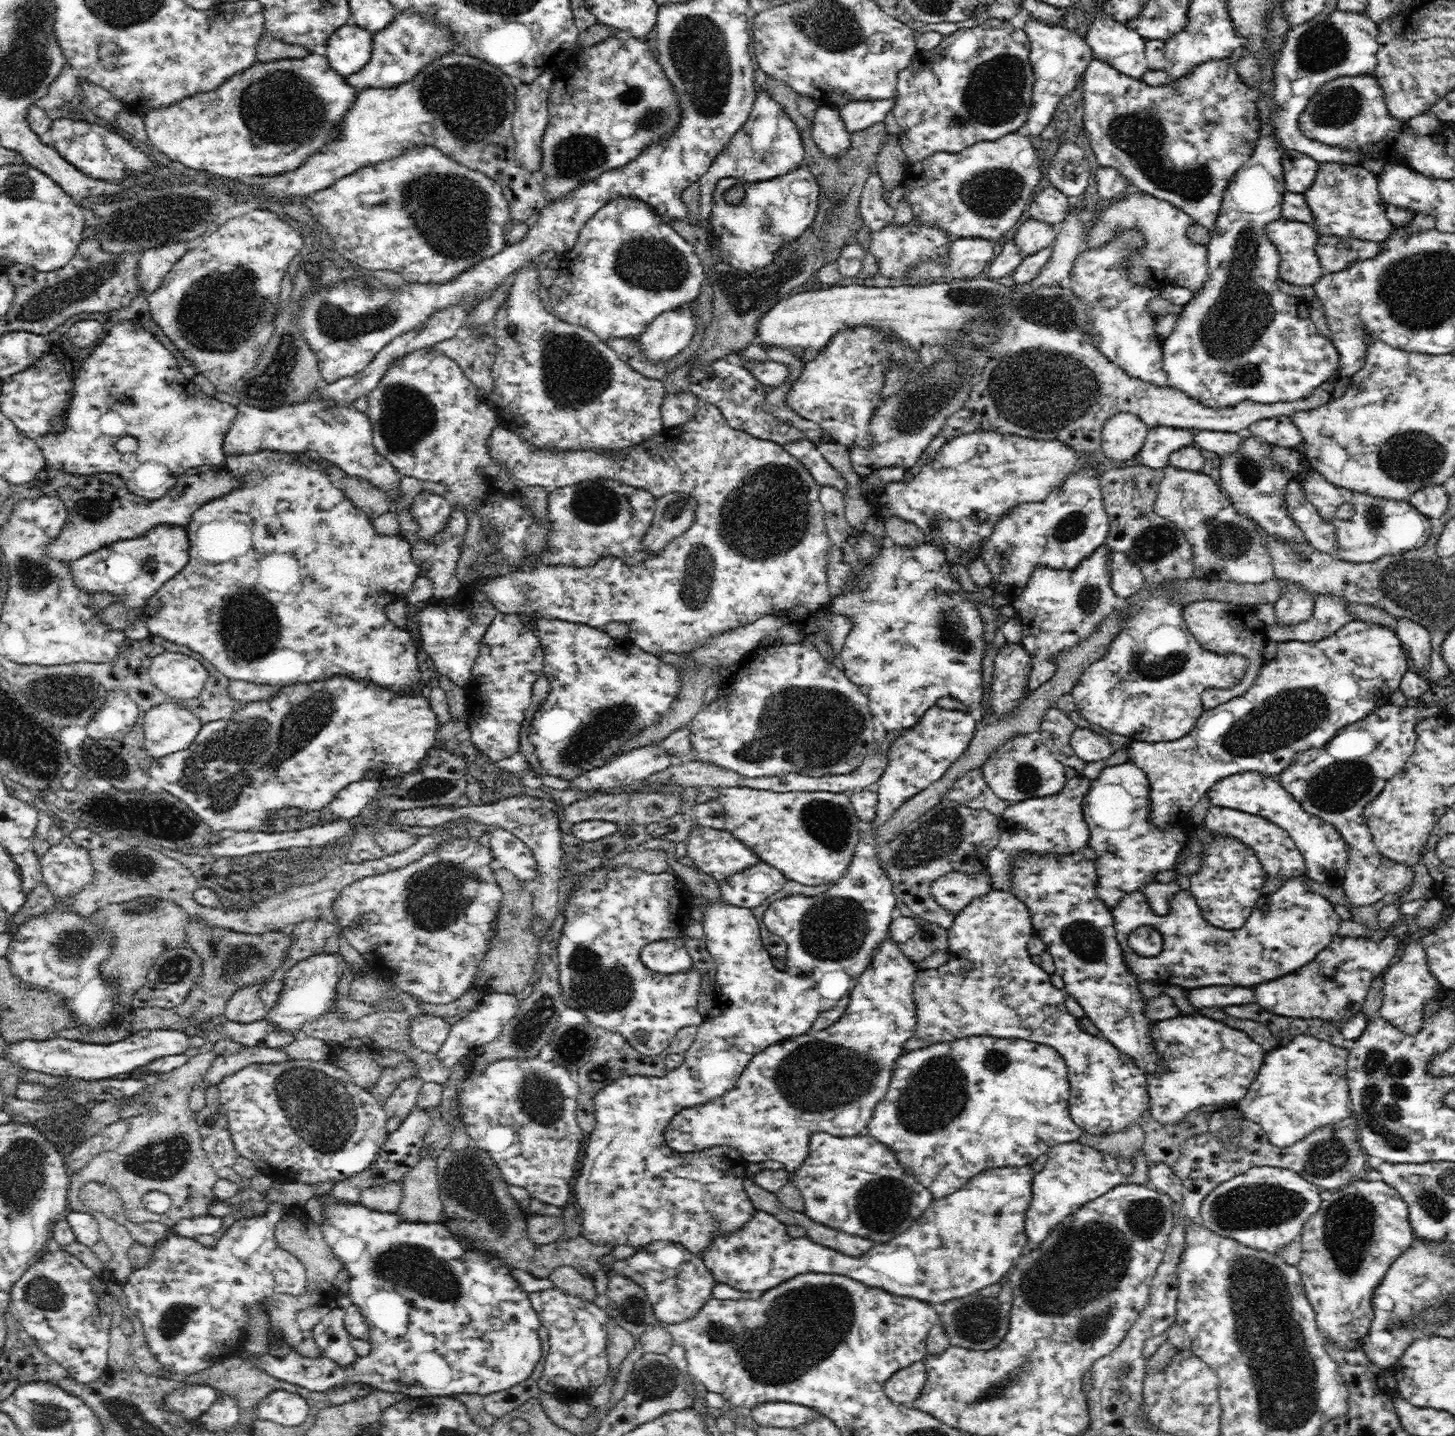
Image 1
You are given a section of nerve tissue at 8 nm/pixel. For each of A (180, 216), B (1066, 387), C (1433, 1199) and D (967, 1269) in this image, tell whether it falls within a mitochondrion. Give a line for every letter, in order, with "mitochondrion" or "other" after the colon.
A: mitochondrion
B: mitochondrion
C: mitochondrion
D: other

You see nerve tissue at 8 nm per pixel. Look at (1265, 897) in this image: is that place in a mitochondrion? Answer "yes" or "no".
no

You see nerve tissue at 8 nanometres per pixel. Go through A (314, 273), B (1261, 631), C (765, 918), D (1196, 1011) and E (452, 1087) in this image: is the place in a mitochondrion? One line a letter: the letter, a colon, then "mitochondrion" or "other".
A: mitochondrion
B: other
C: other
D: other
E: other

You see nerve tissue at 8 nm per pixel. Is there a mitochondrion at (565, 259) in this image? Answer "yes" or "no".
no

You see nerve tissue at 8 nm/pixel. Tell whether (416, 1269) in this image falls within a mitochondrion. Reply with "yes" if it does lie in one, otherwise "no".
yes

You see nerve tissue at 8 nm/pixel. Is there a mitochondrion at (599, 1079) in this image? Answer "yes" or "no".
yes

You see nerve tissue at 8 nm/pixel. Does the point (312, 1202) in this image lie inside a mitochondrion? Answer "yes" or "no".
no

